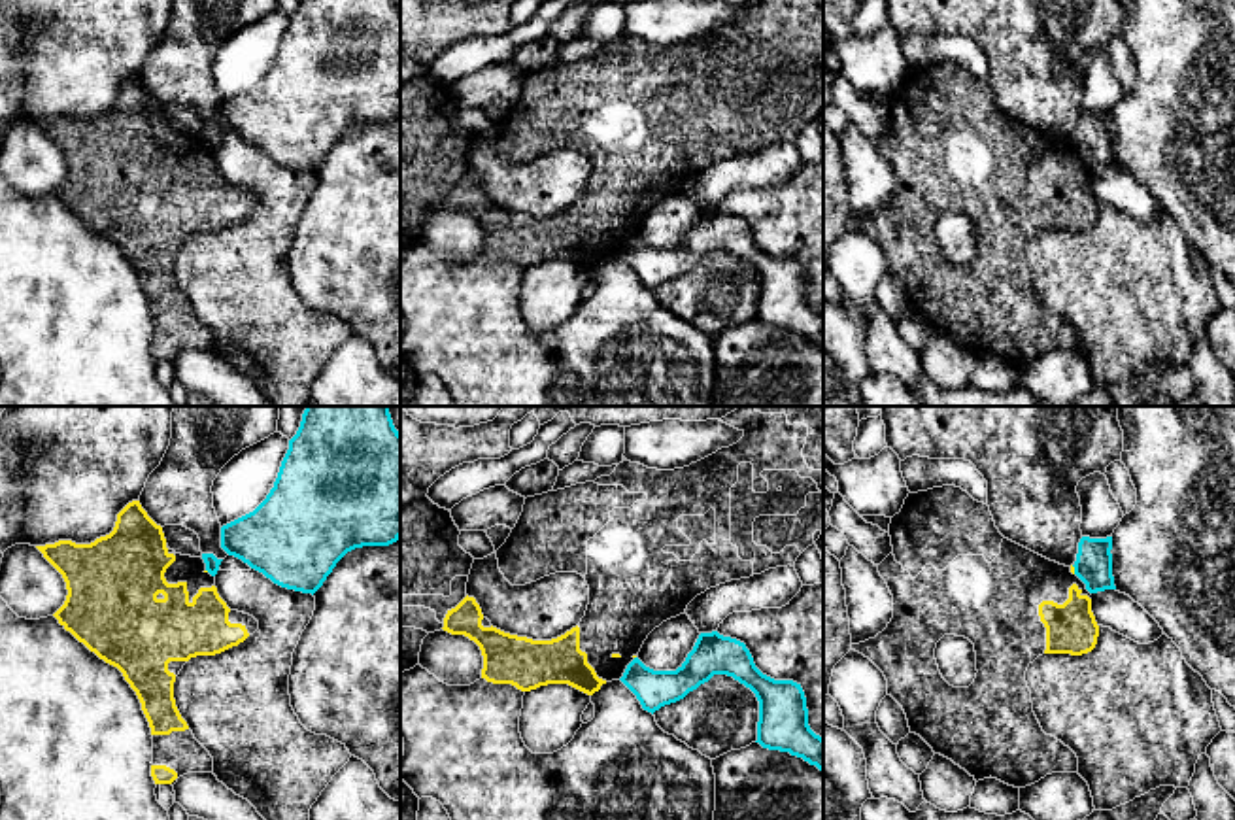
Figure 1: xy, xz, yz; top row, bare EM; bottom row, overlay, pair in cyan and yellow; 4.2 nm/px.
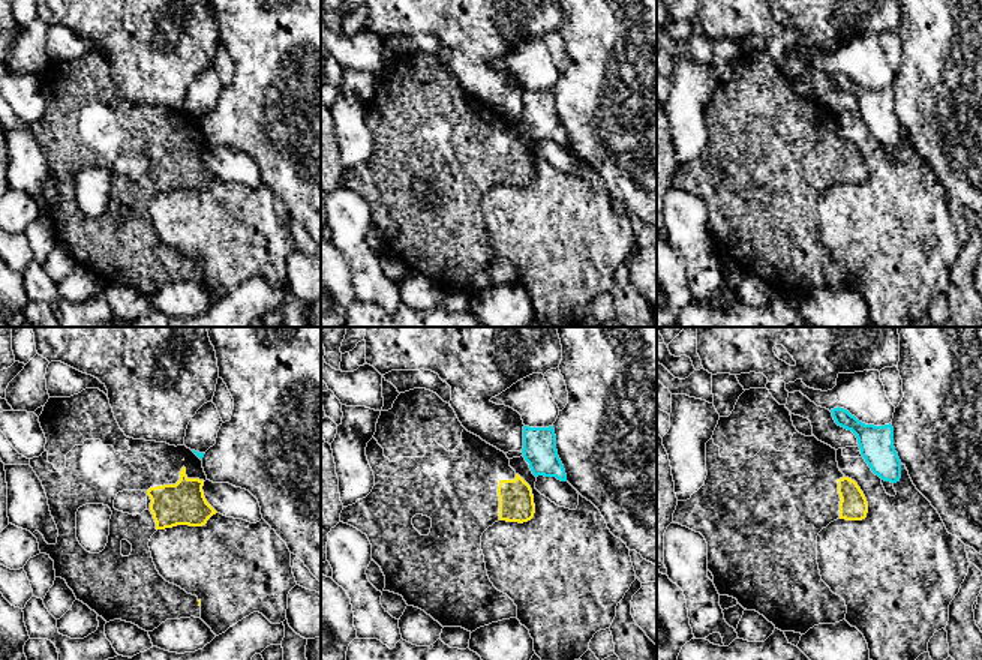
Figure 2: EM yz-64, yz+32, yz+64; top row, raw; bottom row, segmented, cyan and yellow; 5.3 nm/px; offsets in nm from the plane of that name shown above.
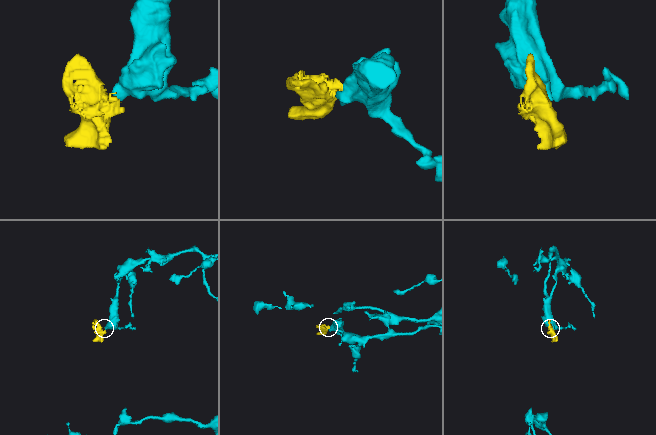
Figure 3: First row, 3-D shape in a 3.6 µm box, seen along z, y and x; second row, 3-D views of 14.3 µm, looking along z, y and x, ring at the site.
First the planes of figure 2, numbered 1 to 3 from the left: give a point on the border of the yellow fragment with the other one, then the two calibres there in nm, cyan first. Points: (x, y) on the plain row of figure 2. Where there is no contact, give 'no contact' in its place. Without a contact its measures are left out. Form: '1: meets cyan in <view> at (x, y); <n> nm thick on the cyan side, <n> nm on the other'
1: no contact
2: no contact
3: no contact

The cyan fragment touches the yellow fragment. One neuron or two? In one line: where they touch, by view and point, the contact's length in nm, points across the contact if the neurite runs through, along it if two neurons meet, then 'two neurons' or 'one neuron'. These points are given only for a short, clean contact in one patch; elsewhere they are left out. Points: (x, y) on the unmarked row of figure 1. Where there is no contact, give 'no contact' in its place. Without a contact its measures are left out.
yz (1075, 146) | 40 nm | along yz (1071, 142), (1075, 150) | two neurons

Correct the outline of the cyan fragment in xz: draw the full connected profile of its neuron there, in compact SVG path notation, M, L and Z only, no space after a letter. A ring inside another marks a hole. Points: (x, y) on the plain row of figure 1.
M718 208L701 210L676 248L653 248L634 234L619 255L655 289L684 276L714 251L727 251L750 265L759 278L757 317L763 325L789 329L823 348L823 316L808 302L806 274L801 261L763 251L744 219Z

